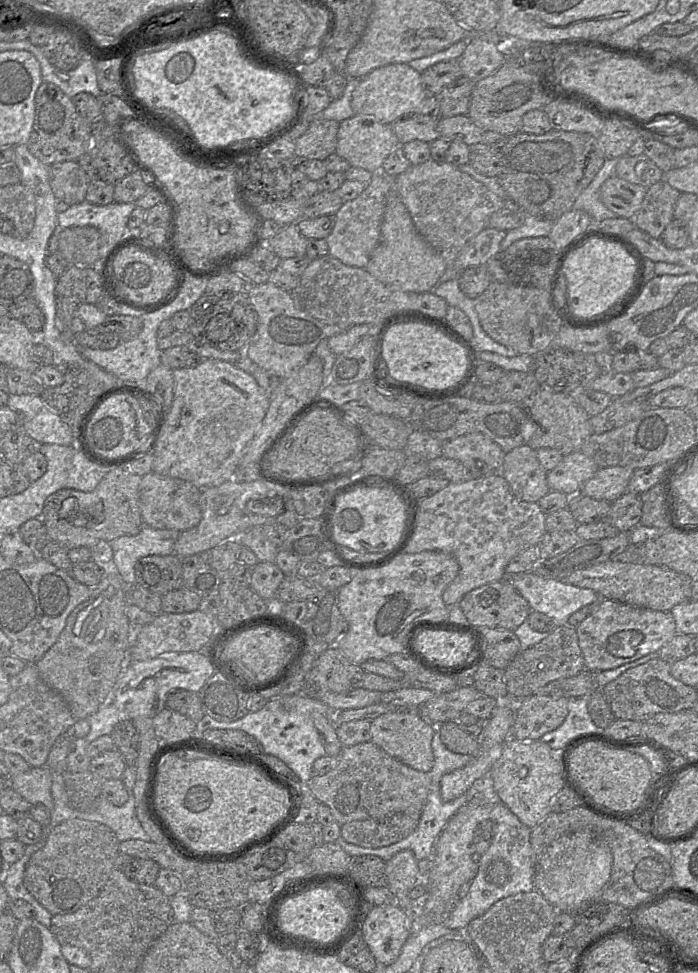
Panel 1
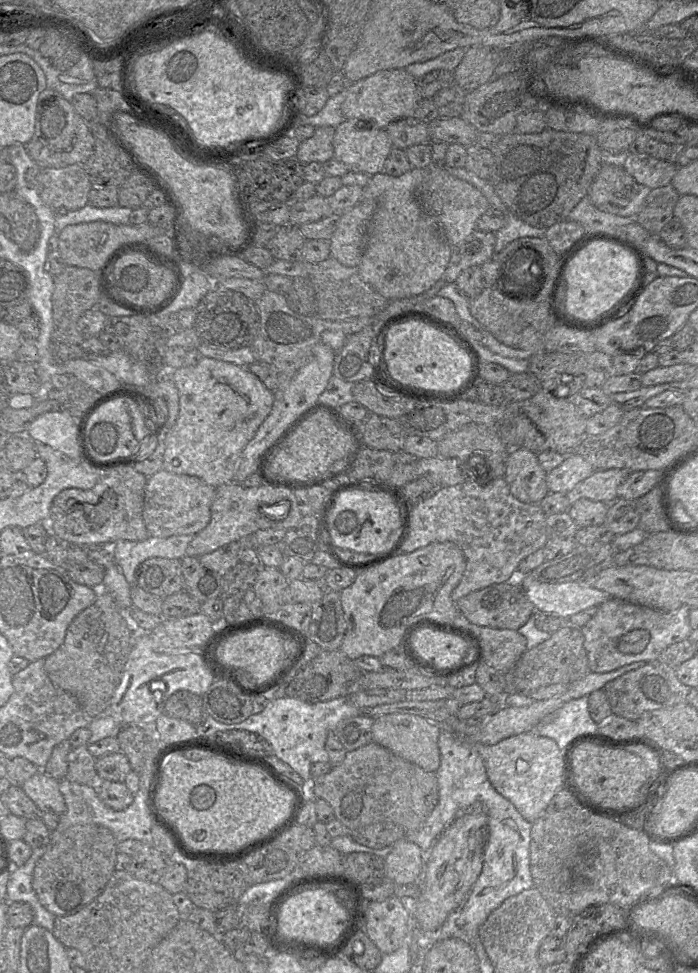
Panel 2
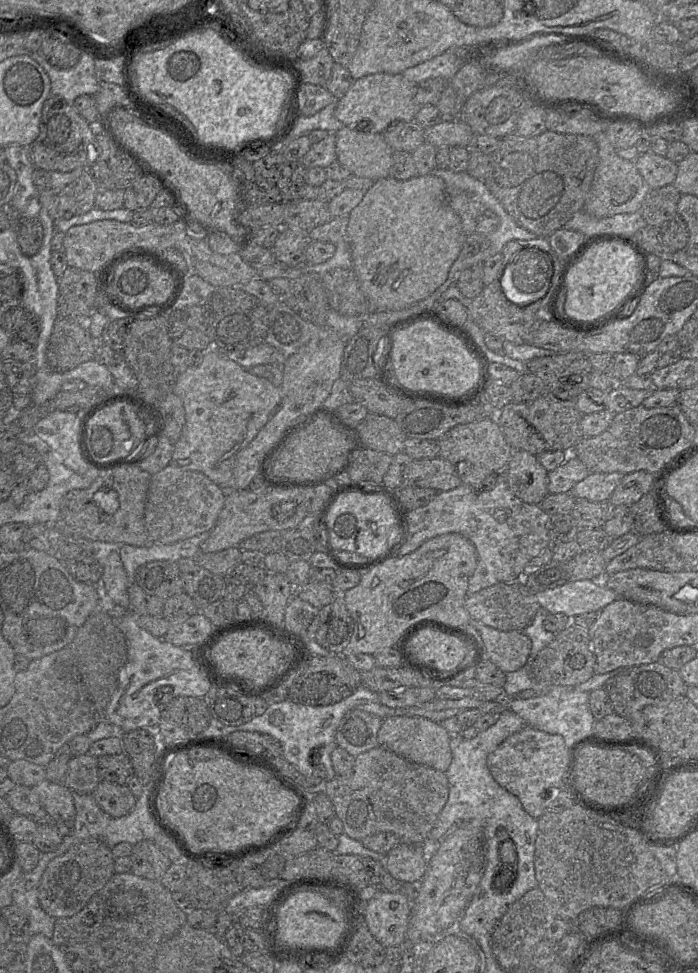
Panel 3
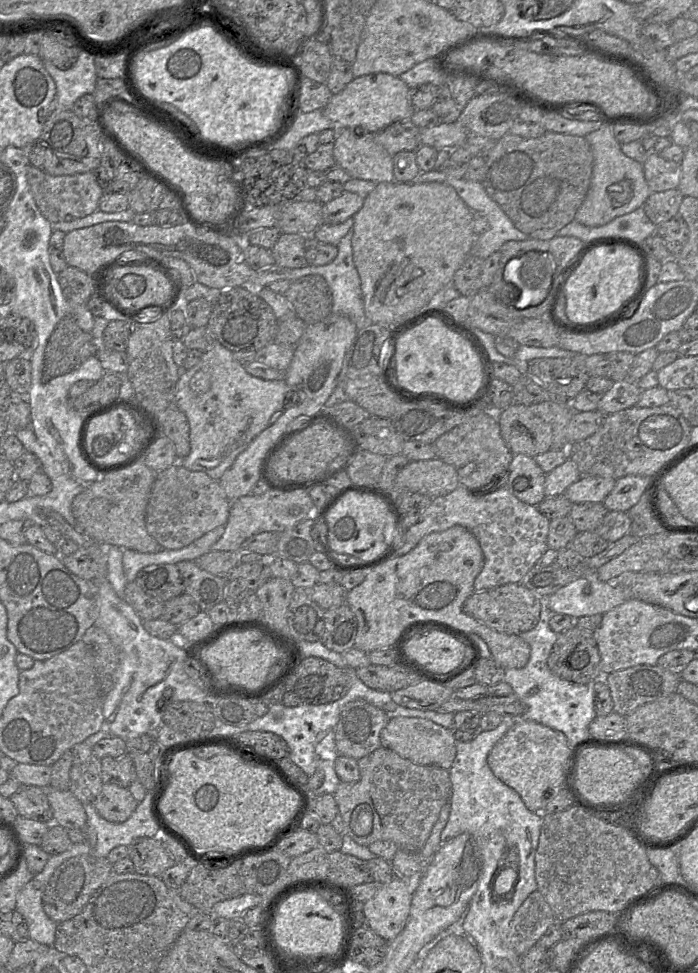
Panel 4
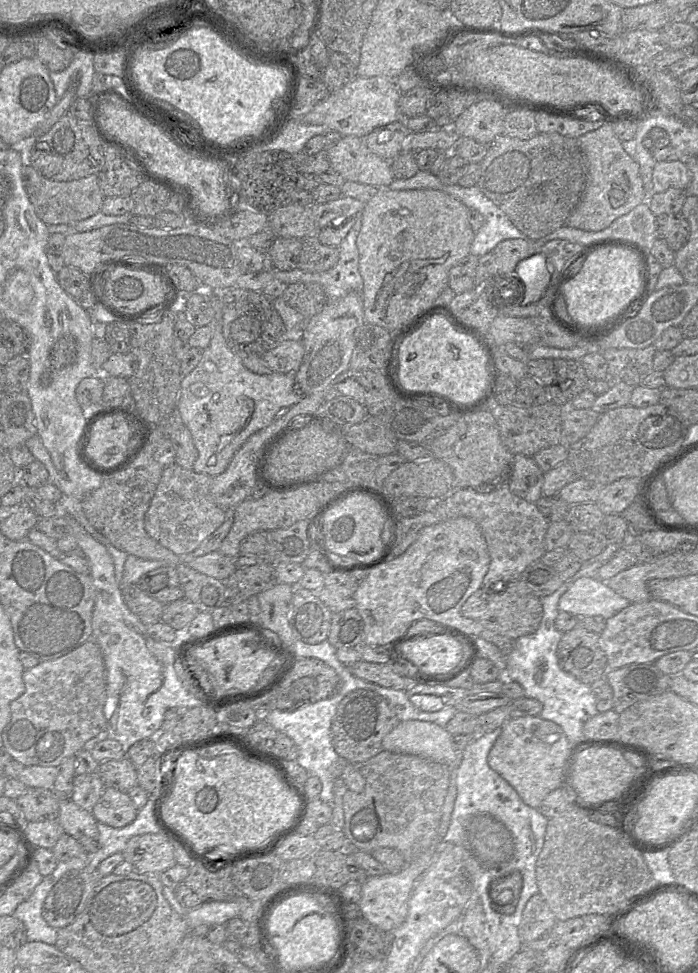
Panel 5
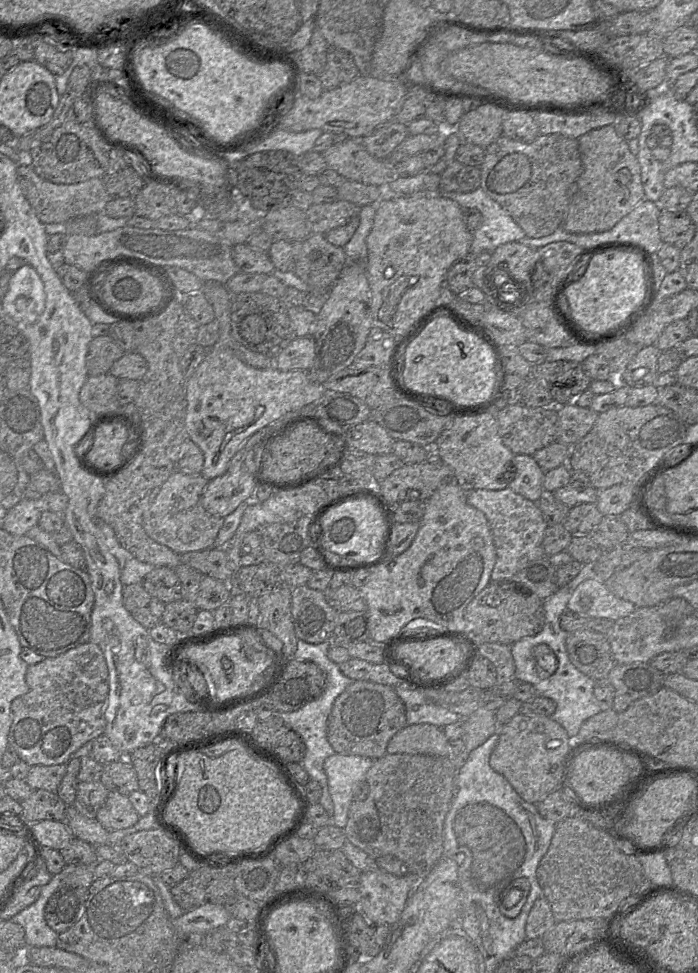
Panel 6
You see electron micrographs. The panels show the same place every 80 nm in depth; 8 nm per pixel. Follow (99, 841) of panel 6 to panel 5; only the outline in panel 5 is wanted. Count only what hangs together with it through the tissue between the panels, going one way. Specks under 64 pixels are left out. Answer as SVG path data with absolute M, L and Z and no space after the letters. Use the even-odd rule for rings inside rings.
M60 798L57 821L64 833L76 839L81 837L97 838L98 821L92 812L78 806L70 798Z

